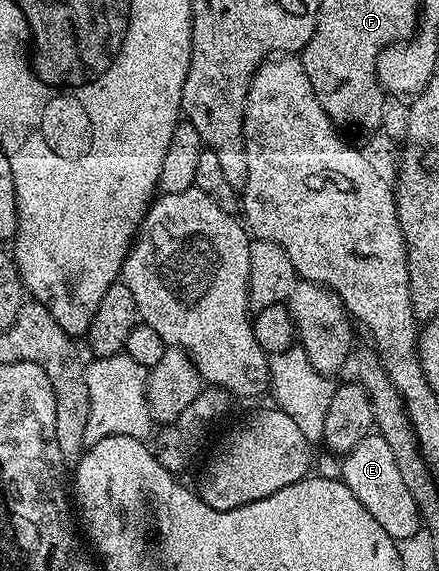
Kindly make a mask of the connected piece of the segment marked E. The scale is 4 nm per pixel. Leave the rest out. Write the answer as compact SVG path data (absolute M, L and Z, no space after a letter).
M370 433L363 441L359 441L359 445L348 451L340 463L341 482L351 489L351 493L355 493L355 497L359 497L359 505L363 505L363 509L367 509L367 513L371 513L371 517L375 517L375 521L387 529L392 539L407 541L412 534L422 530L421 514L415 505L415 497L411 497L411 489L407 489L399 474L399 465L395 465L395 456L379 433Z

